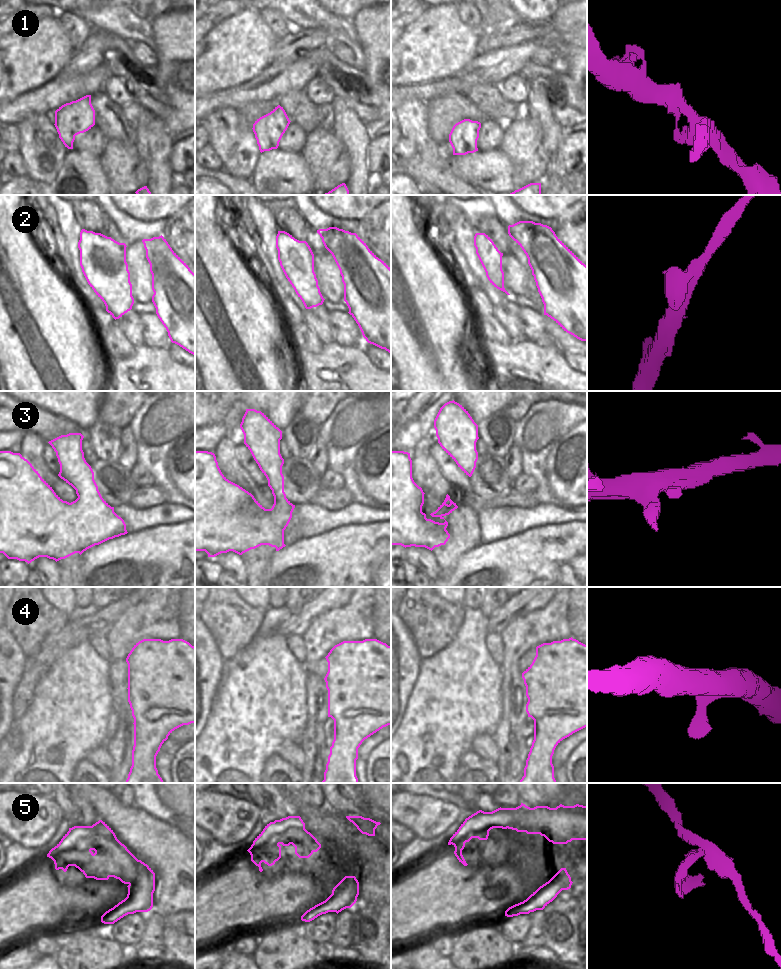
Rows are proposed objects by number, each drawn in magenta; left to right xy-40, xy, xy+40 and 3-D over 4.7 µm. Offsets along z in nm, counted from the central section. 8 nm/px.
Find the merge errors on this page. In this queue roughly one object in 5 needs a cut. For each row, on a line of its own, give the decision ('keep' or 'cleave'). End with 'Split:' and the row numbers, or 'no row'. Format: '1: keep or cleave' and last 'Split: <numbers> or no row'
1: keep
2: keep
3: keep
4: keep
5: keep
Split: no row

